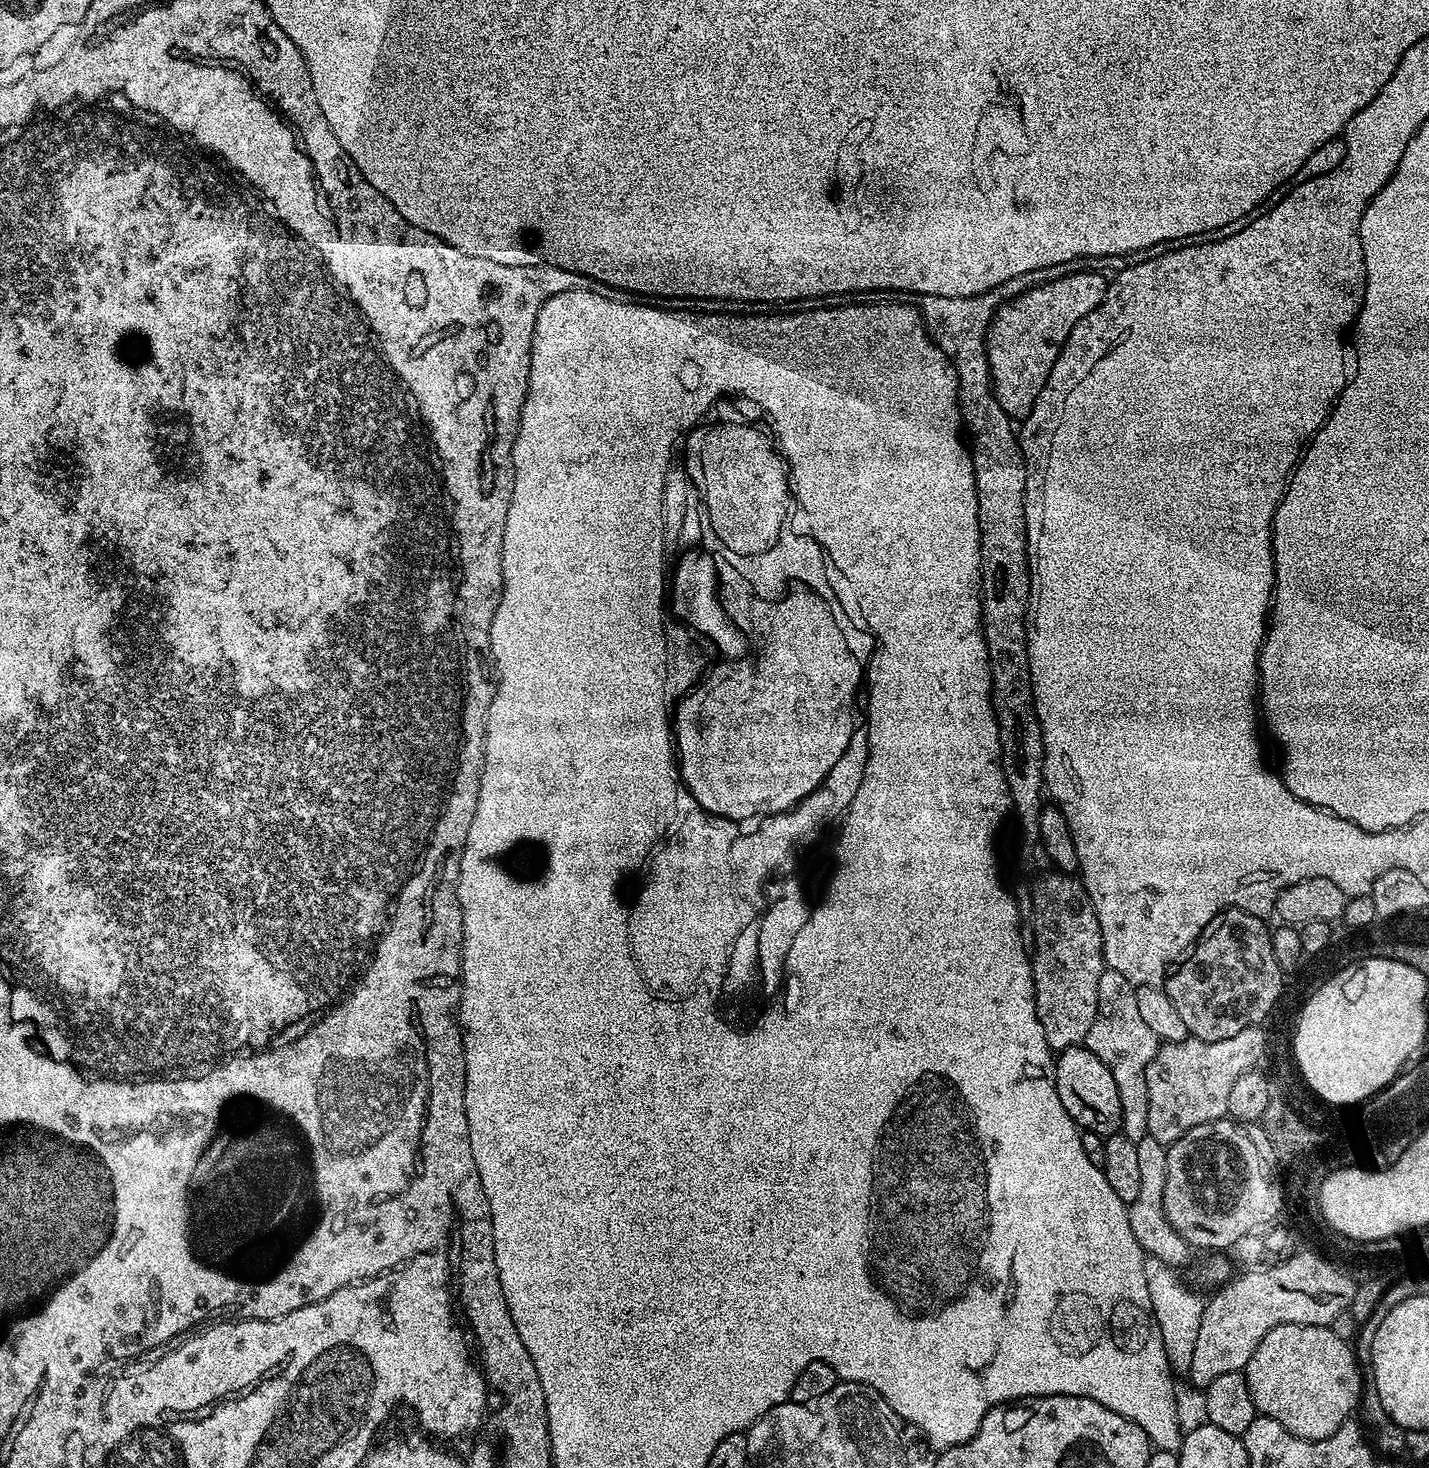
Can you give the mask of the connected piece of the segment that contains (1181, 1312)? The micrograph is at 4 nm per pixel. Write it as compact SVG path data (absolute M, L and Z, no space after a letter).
M1148 1256L1144 1262L1146 1270L1146 1290L1150 1290L1150 1302L1158 1330L1162 1330L1162 1346L1166 1350L1168 1365L1173 1373L1191 1373L1194 1362L1194 1345L1198 1342L1198 1326L1202 1326L1205 1301L1196 1292L1184 1285L1181 1273L1166 1262Z

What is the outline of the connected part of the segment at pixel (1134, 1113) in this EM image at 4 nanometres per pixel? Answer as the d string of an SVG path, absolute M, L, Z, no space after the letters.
M1105 967L1102 978L1098 978L1098 1010L1094 1026L1090 1026L1086 1046L1107 1066L1114 1078L1114 1086L1118 1086L1118 1098L1122 1106L1122 1135L1140 1142L1148 1136L1146 1070L1156 1056L1158 1041L1154 1030L1146 1026L1138 1010L1136 989L1137 985L1122 978L1118 970Z

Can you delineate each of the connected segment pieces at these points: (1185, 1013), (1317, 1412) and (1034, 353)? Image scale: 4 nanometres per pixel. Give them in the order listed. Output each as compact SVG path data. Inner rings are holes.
M1225 908L1205 926L1204 931L1200 934L1200 939L1196 941L1194 947L1169 971L1168 975L1162 981L1162 991L1168 995L1170 1002L1174 1006L1174 1010L1178 1010L1178 1018L1182 1018L1182 1022L1186 1026L1189 1037L1197 1040L1205 1040L1206 1042L1218 1042L1222 1038L1234 1038L1234 1034L1238 1034L1238 1030L1243 1028L1255 1028L1263 1025L1264 1019L1272 1012L1272 1007L1280 1000L1280 991L1284 988L1284 980L1286 973L1278 966L1278 962L1274 956L1274 946L1272 945L1272 932L1263 924L1261 917L1255 912L1244 912L1240 908Z
M1283 1324L1282 1326L1274 1326L1274 1330L1270 1330L1270 1334L1266 1334L1266 1338L1262 1338L1262 1342L1258 1342L1258 1350L1254 1350L1250 1362L1242 1371L1246 1382L1250 1386L1250 1398L1254 1398L1257 1413L1261 1416L1274 1418L1274 1422L1278 1422L1278 1426L1290 1430L1290 1434L1294 1434L1303 1440L1330 1438L1330 1434L1334 1434L1334 1430L1341 1428L1350 1419L1355 1408L1357 1411L1362 1400L1362 1369L1356 1359L1353 1345L1347 1340L1338 1338L1338 1334L1334 1334L1331 1327L1323 1324Z
M1068 272L1065 276L1060 276L1057 280L1048 280L1045 284L1040 284L1037 288L1032 288L1029 292L1024 292L1021 296L1016 296L1012 301L1001 303L1000 307L996 309L996 314L992 318L992 323L988 325L988 335L986 337L986 351L988 353L988 375L992 385L993 393L1000 408L1013 421L1019 422L1027 418L1032 413L1032 408L1036 405L1036 400L1039 396L1044 395L1044 389L1049 387L1050 372L1054 370L1054 366L1058 363L1060 358L1060 351L1064 349L1070 338L1070 334L1075 332L1079 324L1084 323L1087 316L1091 316L1095 308L1099 308L1100 303L1105 300L1108 290L1109 281L1104 280L1104 276L1100 272Z

